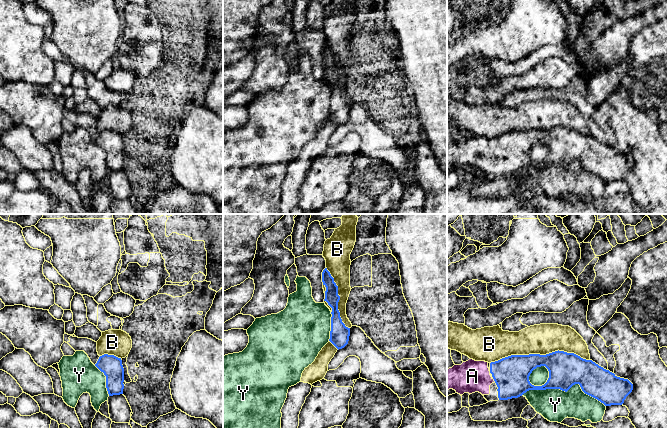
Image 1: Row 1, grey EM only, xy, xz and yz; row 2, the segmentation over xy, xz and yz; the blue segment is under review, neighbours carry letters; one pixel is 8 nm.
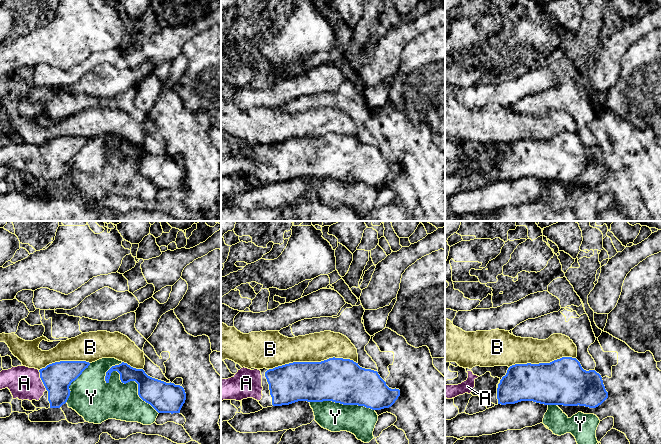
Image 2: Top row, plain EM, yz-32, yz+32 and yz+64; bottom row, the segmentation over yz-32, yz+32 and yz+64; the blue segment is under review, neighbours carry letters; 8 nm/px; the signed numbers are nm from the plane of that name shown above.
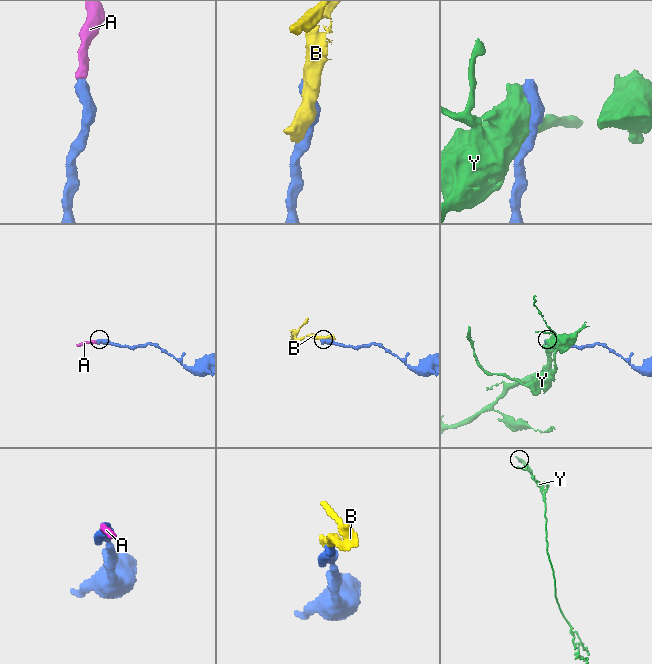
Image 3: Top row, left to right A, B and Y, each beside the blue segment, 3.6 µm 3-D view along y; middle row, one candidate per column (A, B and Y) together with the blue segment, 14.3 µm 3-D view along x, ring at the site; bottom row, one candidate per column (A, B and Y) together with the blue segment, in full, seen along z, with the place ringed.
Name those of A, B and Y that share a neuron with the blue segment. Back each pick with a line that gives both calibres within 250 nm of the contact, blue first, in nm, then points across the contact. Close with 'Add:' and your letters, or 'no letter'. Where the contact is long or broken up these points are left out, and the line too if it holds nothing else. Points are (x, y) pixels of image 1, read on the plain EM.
A: 280 nm thick on the blue side, 260 nm on the other; runs through yz (511, 150), (505, 150), (494, 156), (479, 156), (472, 152)
Add: A

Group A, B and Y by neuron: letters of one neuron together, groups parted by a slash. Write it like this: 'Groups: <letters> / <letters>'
Groups: A / B / Y

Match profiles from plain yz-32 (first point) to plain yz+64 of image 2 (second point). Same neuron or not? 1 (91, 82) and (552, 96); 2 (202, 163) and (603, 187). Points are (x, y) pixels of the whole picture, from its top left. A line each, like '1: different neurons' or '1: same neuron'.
1: different neurons
2: same neuron

